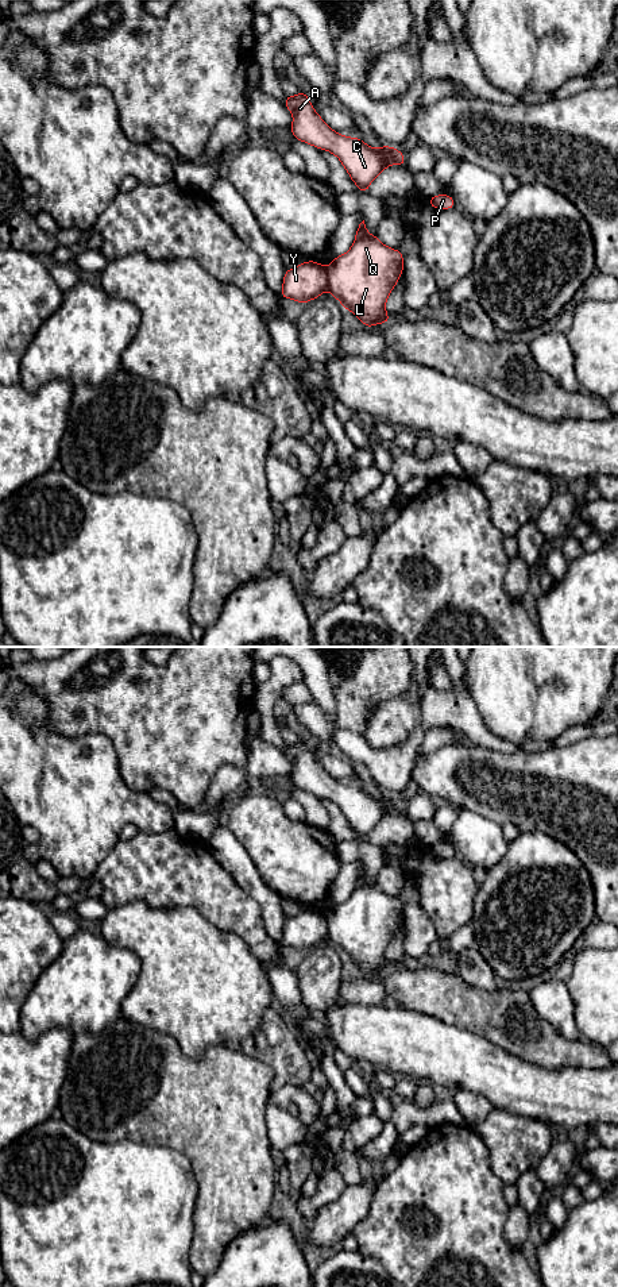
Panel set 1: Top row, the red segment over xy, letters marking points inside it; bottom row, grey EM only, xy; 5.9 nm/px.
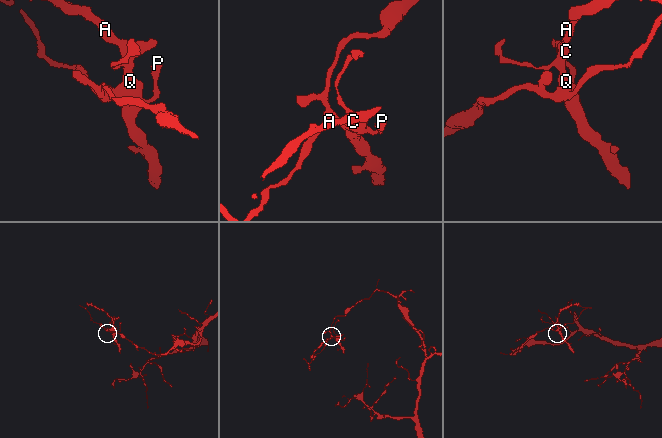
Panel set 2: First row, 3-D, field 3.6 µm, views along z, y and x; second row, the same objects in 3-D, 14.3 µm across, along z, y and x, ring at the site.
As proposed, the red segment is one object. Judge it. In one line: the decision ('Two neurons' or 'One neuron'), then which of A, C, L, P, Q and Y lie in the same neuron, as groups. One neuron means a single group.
Two neurons. Groups: A C L P Q / Y

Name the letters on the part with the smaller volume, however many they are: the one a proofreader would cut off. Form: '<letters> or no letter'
A, C, L, P, Q

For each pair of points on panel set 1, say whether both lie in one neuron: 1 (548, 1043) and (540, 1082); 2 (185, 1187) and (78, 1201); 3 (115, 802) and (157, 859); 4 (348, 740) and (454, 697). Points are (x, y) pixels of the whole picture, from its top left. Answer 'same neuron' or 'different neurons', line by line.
1: different neurons
2: same neuron
3: different neurons
4: same neuron

